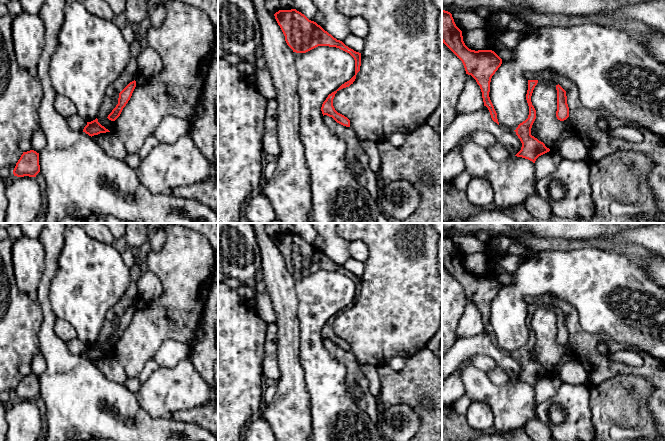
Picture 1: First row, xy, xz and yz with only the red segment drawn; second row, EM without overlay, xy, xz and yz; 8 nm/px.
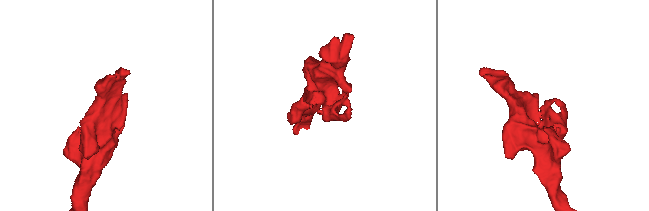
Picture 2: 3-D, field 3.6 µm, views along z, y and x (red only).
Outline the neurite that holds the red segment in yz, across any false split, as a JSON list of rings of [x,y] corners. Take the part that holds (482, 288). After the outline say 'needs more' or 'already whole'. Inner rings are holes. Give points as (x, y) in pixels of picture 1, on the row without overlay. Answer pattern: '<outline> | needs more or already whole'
[[[442,233],[442,266],[462,285],[466,298],[471,299],[480,310],[482,316],[482,322],[484,330],[486,330],[490,336],[491,342],[499,349],[497,343],[497,337],[490,324],[490,306],[492,300],[498,294],[502,288],[502,283],[492,274],[471,274],[469,273],[462,260],[462,255],[456,250],[452,238]]] | already whole

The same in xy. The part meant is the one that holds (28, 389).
[[[34,374],[23,376],[13,394],[14,400],[17,401],[36,401],[39,396],[39,377]]] | already whole

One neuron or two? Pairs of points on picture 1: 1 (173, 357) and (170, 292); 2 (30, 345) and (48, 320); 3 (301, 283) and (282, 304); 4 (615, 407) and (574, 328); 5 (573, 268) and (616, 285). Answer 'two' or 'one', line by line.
1: two
2: two
3: two
4: two
5: one

